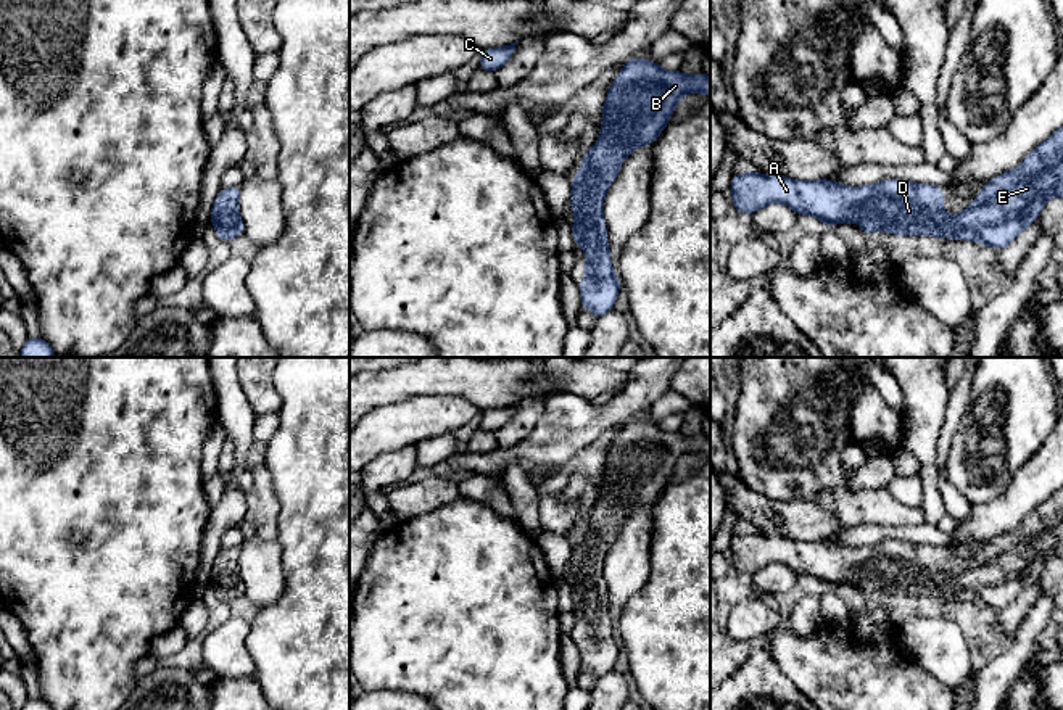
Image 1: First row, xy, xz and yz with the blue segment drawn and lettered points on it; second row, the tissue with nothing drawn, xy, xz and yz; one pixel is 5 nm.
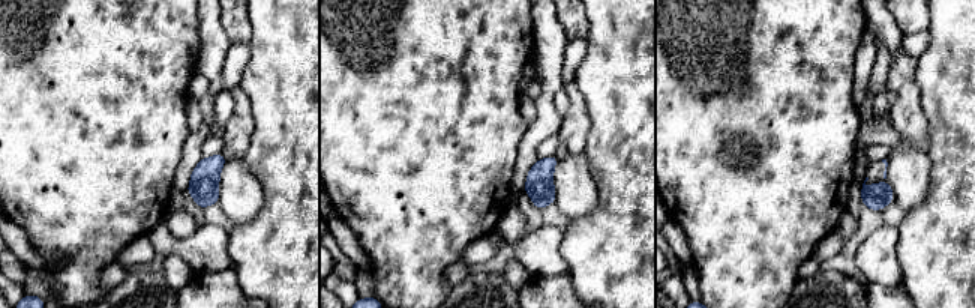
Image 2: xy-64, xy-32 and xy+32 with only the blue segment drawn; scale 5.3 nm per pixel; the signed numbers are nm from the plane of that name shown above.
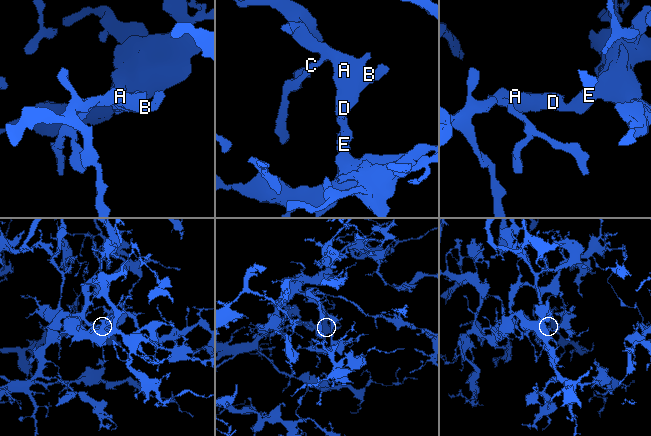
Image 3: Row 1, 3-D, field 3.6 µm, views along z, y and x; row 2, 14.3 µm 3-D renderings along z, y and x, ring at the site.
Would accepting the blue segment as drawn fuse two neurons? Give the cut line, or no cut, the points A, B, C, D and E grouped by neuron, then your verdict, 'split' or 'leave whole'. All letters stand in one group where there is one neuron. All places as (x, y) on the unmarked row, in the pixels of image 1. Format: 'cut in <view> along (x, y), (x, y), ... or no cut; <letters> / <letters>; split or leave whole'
no cut; A B C D E; leave whole

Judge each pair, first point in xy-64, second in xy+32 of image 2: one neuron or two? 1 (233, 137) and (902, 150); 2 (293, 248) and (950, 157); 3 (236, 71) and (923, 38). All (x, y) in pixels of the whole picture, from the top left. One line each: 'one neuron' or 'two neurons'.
1: two neurons
2: one neuron
3: one neuron

